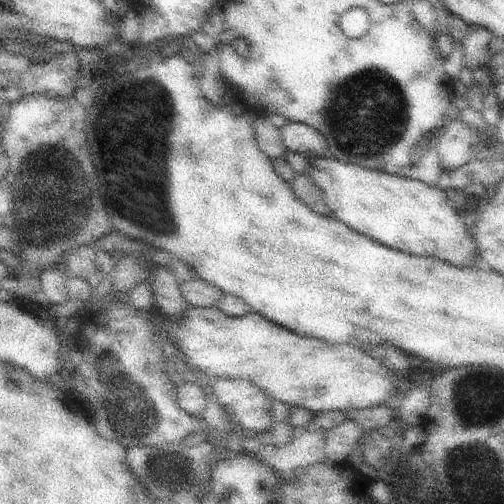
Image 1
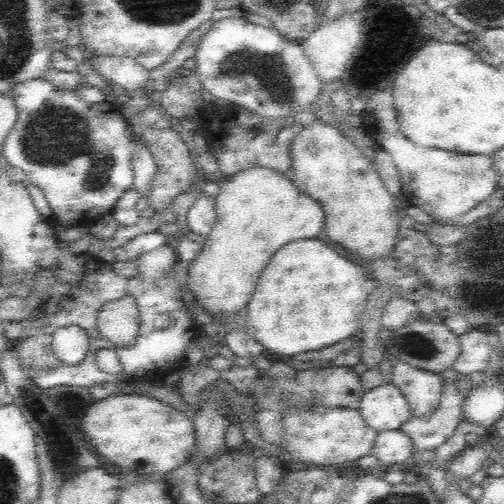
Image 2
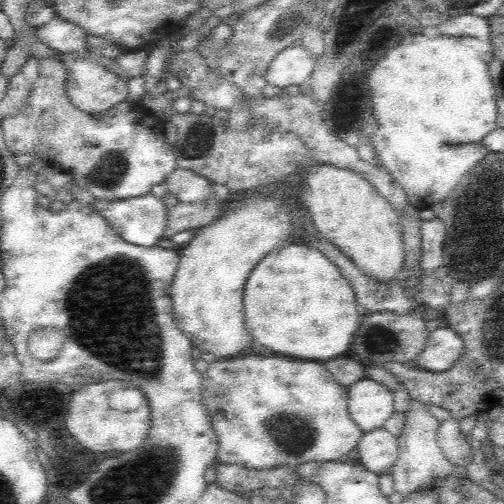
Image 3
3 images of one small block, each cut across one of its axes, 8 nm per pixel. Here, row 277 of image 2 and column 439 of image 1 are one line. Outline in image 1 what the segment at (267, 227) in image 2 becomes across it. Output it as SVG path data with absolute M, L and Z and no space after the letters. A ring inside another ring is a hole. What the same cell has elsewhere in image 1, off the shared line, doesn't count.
M331 156L315 158L309 176L321 188L325 204L333 212L331 216L359 234L407 254L433 256L463 268L483 264L479 262L479 250L471 230L445 198L445 190L419 180L409 180L357 164L345 164Z

